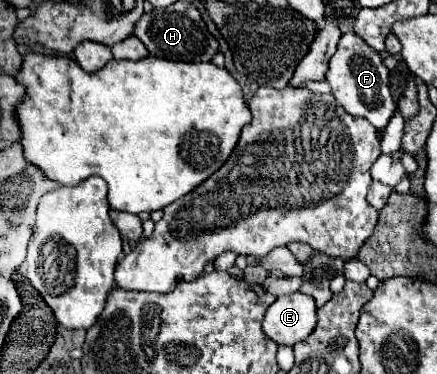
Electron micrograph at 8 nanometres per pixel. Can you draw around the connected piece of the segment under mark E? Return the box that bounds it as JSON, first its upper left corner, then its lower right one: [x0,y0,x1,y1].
[262,291,316,345]

